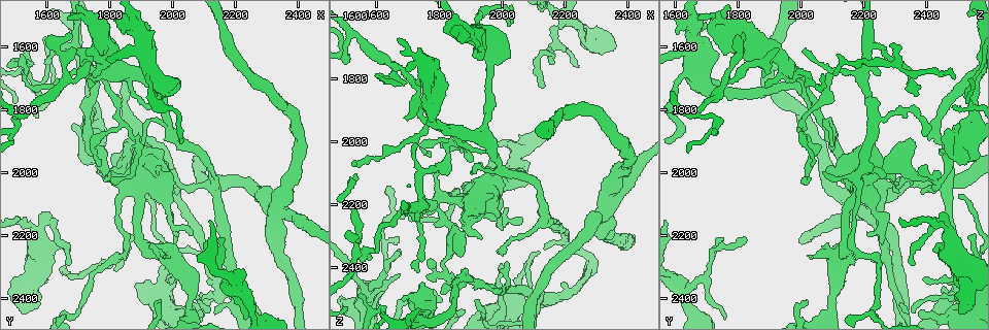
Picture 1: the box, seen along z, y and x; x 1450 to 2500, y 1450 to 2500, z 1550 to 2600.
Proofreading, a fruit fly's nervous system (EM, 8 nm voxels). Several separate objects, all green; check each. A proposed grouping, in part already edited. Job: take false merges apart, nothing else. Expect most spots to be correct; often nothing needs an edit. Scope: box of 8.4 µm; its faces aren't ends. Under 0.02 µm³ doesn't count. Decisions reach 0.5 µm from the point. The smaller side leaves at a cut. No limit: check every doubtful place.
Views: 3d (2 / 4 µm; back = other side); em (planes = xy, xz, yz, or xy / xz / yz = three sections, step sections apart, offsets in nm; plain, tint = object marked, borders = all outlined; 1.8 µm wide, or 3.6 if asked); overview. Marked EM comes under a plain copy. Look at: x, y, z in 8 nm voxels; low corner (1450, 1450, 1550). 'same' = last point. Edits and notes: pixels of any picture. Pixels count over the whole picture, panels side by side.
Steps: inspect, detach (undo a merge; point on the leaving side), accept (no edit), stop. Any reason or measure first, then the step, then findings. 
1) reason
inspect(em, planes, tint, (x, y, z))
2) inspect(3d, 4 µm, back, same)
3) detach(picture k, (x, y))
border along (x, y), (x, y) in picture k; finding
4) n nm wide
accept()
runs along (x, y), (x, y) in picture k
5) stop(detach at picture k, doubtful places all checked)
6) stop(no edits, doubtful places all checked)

calibre changes
inspect(em, xy, step 16, tint, (2150, 2380, 2505))

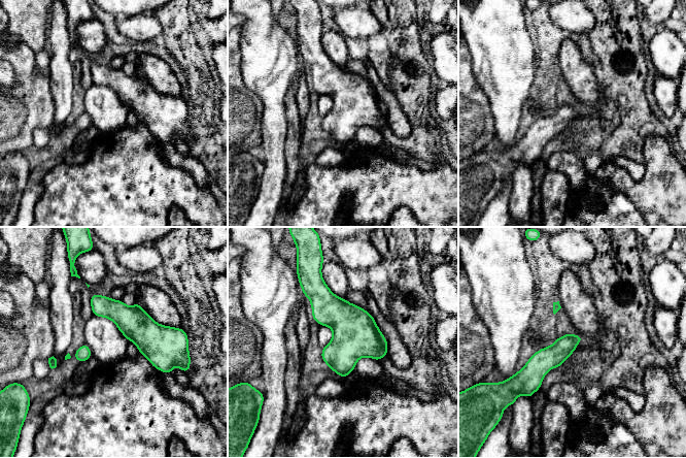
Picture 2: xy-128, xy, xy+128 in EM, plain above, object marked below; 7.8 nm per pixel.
cut it another way
inspect(em, planes, tint, same)

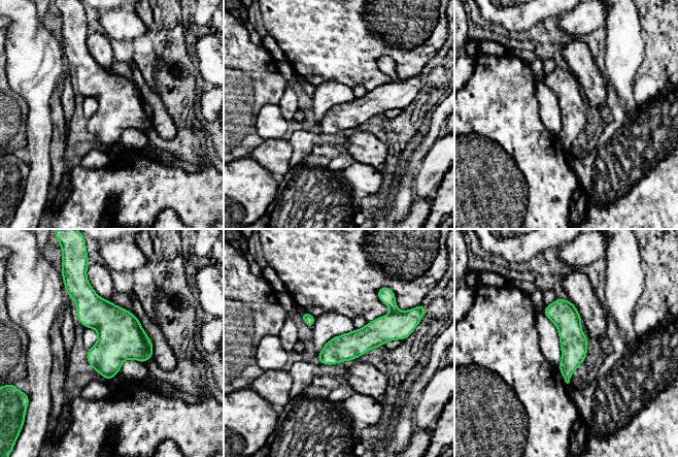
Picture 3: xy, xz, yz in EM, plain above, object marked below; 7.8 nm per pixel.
200 nm wide
accept()
runs along (400, 333), (375, 333), (320, 360) in picture 3; all the same neuron

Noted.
abrupt turn
inspect(em, yz, step 4, tint, (2325, 2130, 2230))

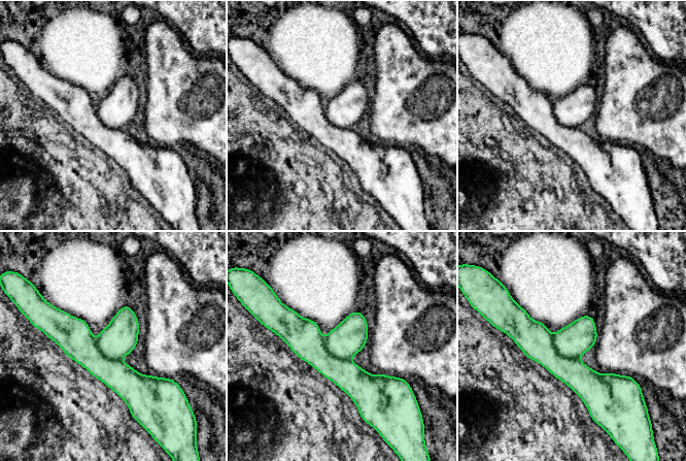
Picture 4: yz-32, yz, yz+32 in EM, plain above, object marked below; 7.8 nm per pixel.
inspect(em, planes, tint, same)

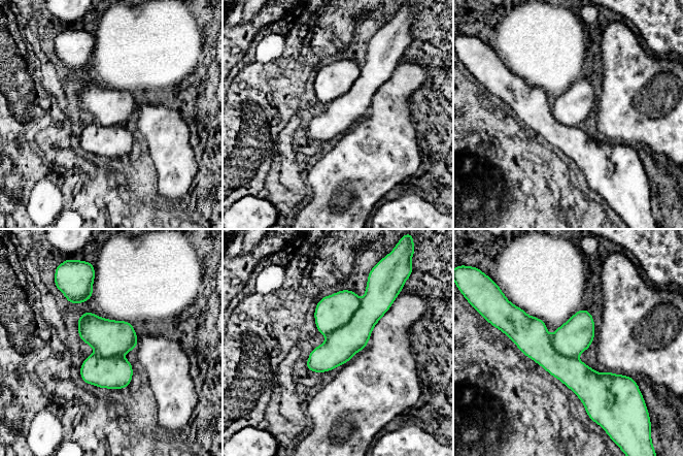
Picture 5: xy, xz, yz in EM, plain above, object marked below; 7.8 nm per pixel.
detach(picture 5, (340, 346))
the part that leaves runs along (370, 292), (368, 315), (309, 367) in picture 5; two neurons meet here

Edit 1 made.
abrupt turn
inspect(3d, 4 µm, (2245, 2450, 1645))

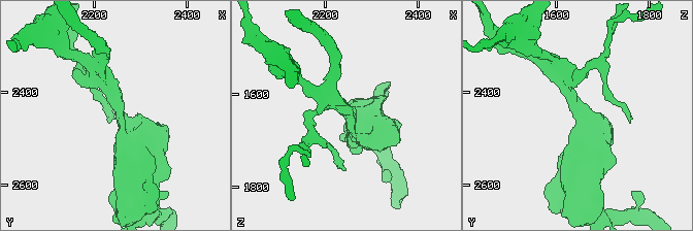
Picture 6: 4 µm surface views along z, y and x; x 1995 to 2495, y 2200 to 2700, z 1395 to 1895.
arms of 200, 480 nm
inspect(em, planes, tint, (2250, 2445, 1645))

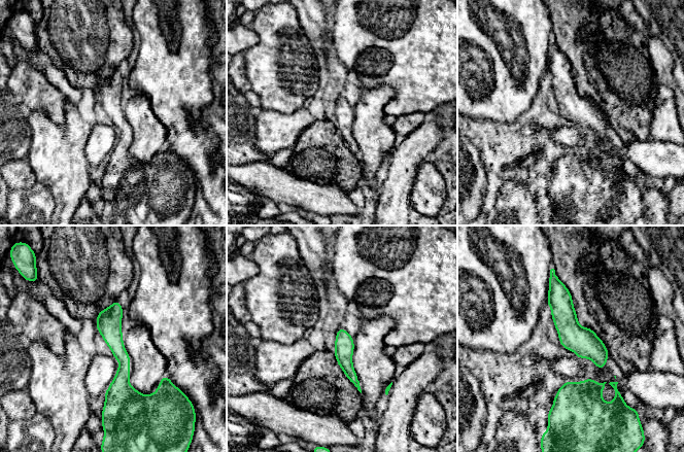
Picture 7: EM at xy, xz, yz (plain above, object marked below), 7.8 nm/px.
accept()
runs along (116, 304), (116, 403) in picture 7; continuous, no second neuron

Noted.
a fork
inspect(3d, 4 µm, (1765, 1620, 1875))

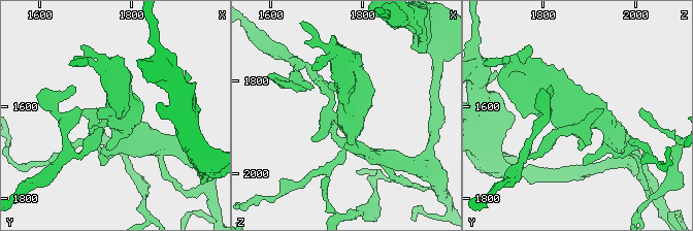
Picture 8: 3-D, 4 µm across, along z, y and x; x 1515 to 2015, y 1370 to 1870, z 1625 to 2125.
inspect(em, 3.6 µm, xy, step 8, tint, (1765, 1630, 1875))

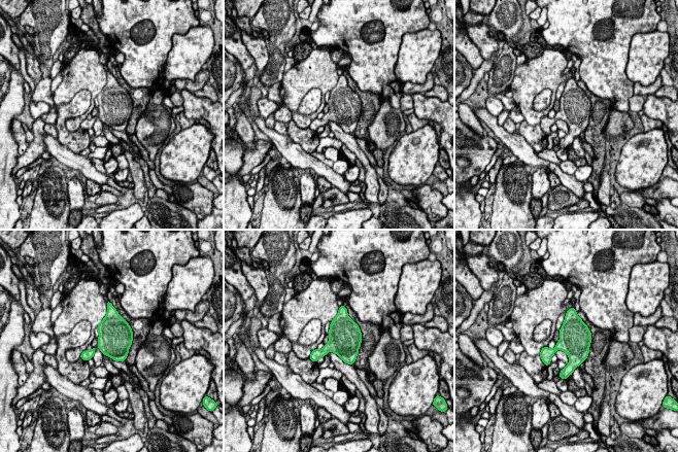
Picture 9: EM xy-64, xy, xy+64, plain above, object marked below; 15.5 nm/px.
inspect(em, 3.6 µm, planes, tint, same)

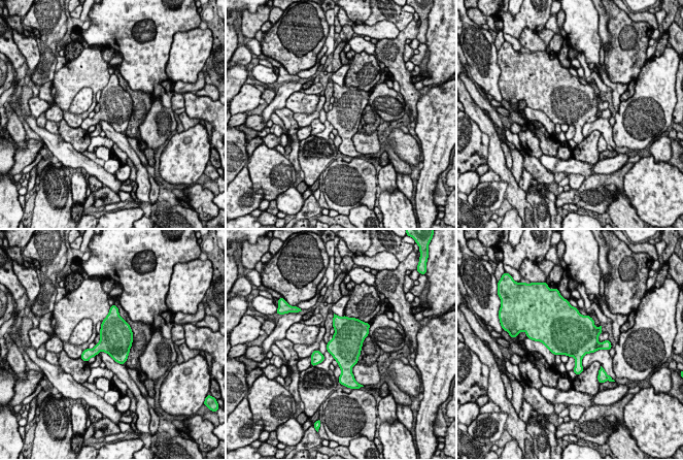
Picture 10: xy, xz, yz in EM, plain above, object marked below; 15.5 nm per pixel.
accept()
all the same neuron

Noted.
inspect(em, xz, step 16, tint, (1880, 2210, 2145))

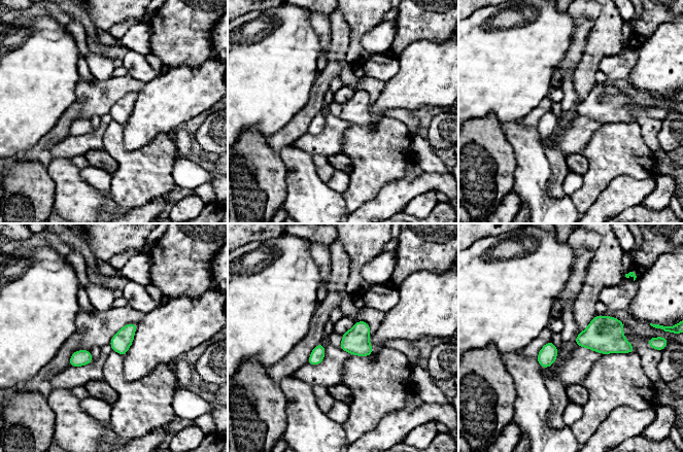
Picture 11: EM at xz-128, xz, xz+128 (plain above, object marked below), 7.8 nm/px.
accept()
one neuron here

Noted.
stop(detach at picture 5, doubtful places all checked)

